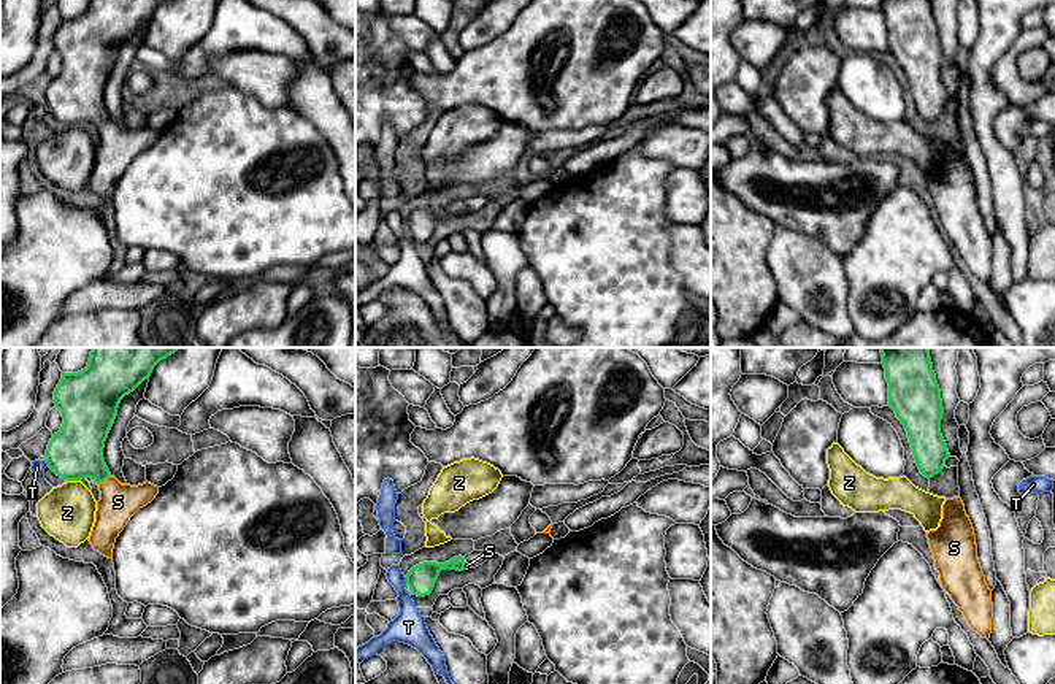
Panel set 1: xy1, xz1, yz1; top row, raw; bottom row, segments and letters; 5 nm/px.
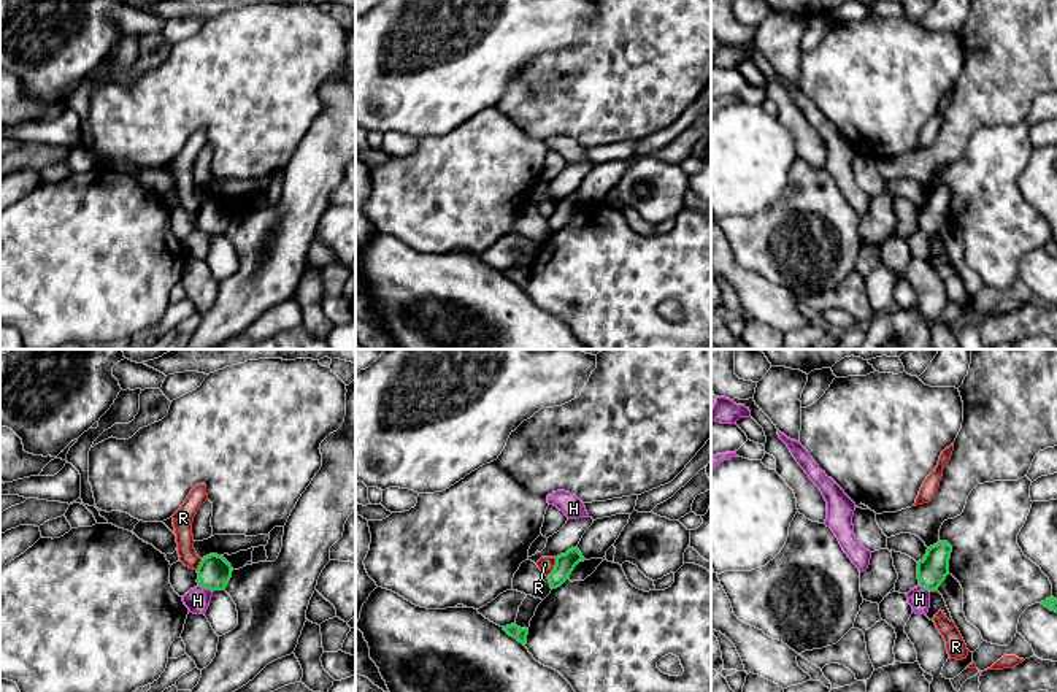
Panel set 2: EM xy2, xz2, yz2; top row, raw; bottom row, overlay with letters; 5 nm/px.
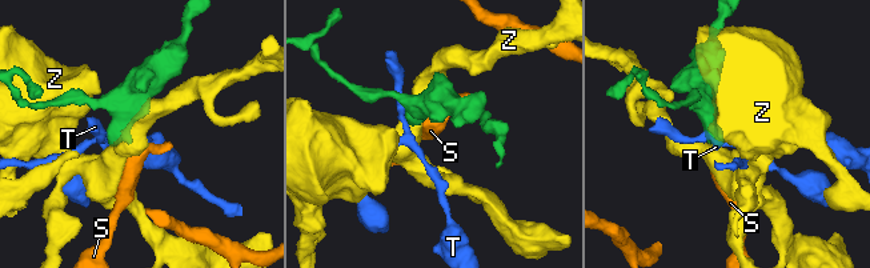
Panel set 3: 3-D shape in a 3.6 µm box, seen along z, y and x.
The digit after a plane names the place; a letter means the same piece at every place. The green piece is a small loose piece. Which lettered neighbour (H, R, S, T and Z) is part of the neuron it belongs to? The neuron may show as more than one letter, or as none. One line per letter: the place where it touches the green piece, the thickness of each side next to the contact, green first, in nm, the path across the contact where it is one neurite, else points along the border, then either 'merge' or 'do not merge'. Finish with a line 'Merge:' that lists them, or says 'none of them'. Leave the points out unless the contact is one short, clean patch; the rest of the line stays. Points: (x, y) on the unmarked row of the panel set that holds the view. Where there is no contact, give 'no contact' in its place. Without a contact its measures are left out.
H: contact xy2 (207, 232); calibres 170 and 120 nm; border xy2 (199, 229), (213, 235); do not merge
R: contact xz2 (554, 211); calibres 100 and 80 nm; border xz2 (556, 202), (554, 211), (546, 219); do not merge
S: contact xy1 (103, 126); calibres 280 and 190 nm; way xy1 (76, 96), (103, 126), (118, 146); merge
T: contact xy1 (46, 107); calibres 280 and 70 nm; border xy1 (45, 105), (48, 110); do not merge
Z: contact xy1 (73, 124); calibres 280 and 280 nm; border xy1 (67, 124), (78, 126); do not merge
Merge: S

